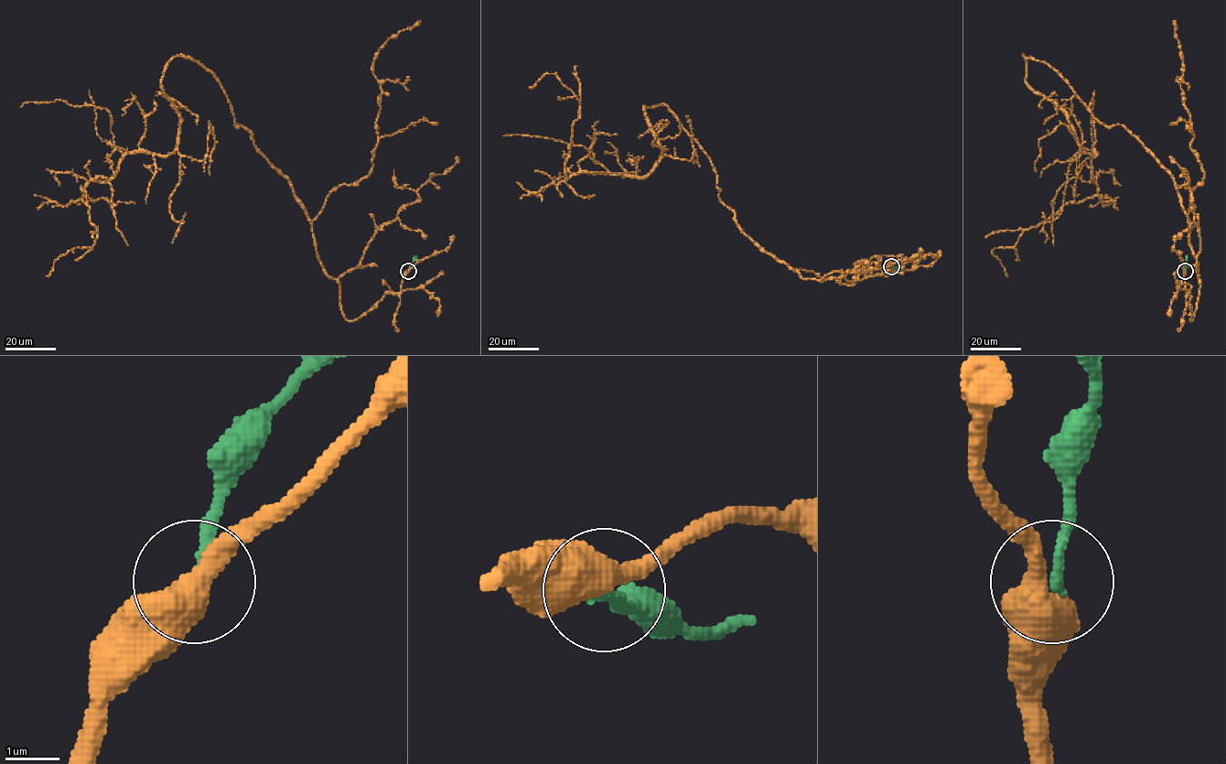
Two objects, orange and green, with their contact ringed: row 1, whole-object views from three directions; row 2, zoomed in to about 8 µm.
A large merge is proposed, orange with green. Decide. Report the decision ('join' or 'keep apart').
keep apart

